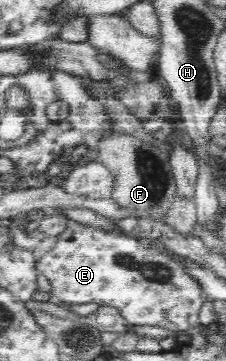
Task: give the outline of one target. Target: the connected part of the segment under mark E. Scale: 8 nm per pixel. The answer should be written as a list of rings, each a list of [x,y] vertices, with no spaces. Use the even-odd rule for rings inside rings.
[[[69,221],[68,229],[60,234],[54,247],[36,262],[36,272],[51,283],[53,295],[70,305],[99,304],[116,308],[127,324],[160,326],[171,332],[183,332],[201,325],[198,315],[208,300],[200,284],[190,278],[177,261],[149,249],[143,239],[113,235]]]

